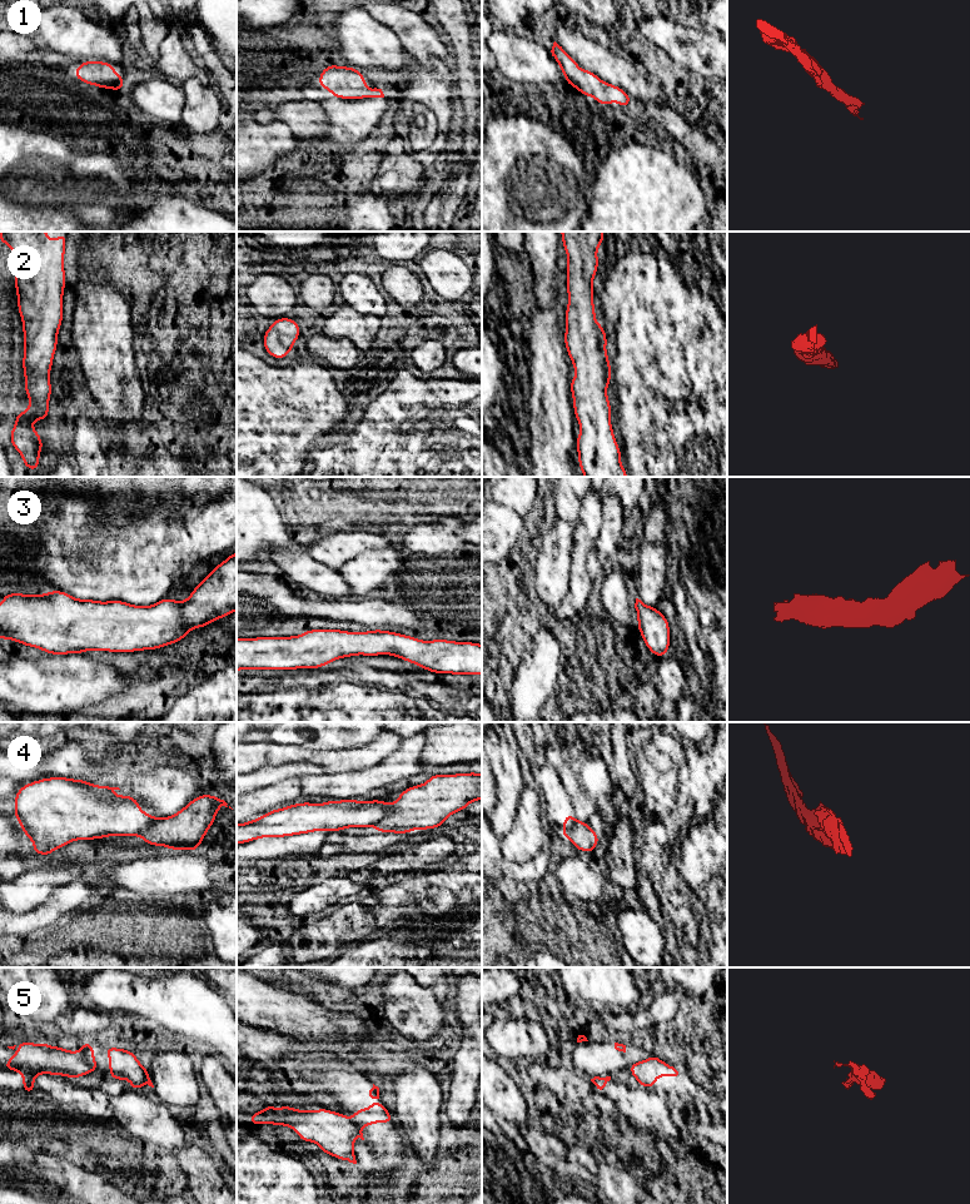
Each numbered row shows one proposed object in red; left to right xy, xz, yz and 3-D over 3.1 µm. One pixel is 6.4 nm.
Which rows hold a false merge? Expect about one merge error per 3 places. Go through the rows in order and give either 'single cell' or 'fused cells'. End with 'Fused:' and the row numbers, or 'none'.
1: single cell
2: single cell
3: single cell
4: fused cells
5: fused cells
Fused: 4, 5

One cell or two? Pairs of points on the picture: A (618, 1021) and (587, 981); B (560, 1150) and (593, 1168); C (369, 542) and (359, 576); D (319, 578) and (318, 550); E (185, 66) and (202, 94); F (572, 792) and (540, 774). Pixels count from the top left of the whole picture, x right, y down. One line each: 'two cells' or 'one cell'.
A: two cells
B: two cells
C: two cells
D: two cells
E: two cells
F: two cells

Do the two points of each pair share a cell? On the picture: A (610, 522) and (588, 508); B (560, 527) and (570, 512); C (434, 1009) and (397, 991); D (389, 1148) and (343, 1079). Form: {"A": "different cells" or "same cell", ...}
{"A": "different cells", "B": "different cells", "C": "same cell", "D": "same cell"}

